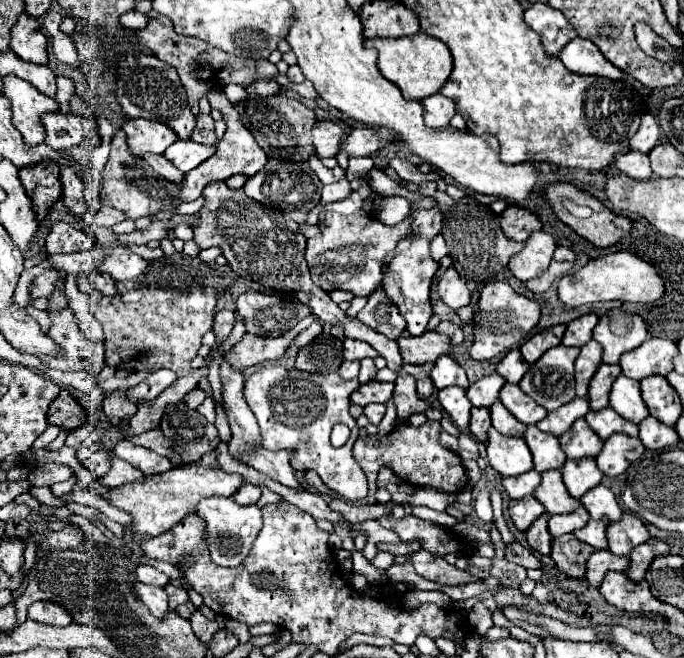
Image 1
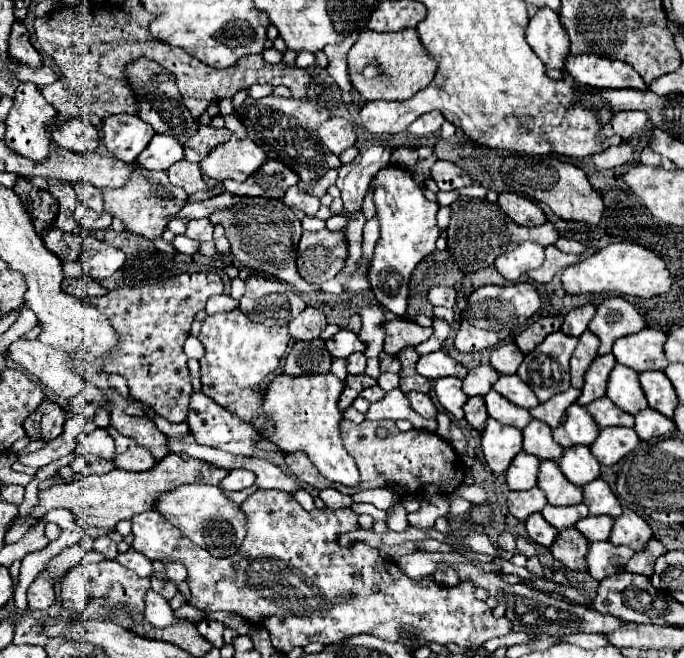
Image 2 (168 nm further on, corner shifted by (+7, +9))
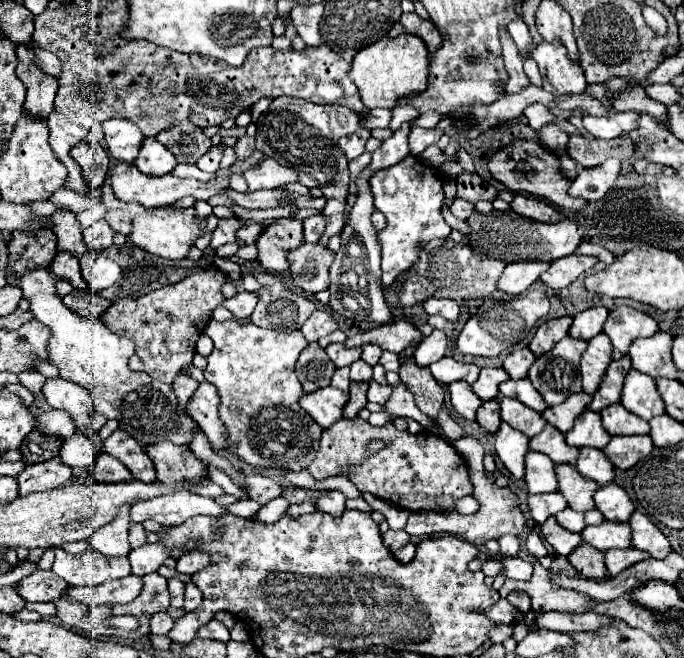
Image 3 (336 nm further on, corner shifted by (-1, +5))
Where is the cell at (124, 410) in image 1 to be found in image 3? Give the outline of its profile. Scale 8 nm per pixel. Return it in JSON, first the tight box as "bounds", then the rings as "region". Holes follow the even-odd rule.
{"bounds":[144,440,206,484],"region":[[[162,440],[144,446],[144,450],[154,460],[158,480],[166,484],[178,480],[200,480],[202,476],[206,476],[204,464],[188,446],[176,446],[170,440]]]}

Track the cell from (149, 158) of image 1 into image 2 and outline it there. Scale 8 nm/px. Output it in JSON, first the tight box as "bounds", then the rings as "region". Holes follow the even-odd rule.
{"bounds":[168,160,210,194],"region":[[[180,160],[174,166],[170,166],[168,176],[174,186],[182,186],[188,194],[198,192],[198,190],[210,190],[208,182],[200,174],[200,168],[196,164],[186,162],[186,160]]]}

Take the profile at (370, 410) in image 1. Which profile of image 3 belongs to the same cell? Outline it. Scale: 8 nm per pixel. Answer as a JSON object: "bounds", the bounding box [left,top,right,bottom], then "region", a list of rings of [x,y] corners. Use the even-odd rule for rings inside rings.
{"bounds":[368,382,392,404],"region":[[[370,382],[370,388],[368,388],[368,402],[376,402],[376,404],[386,404],[390,400],[390,394],[392,394],[392,386],[386,384],[386,386],[380,386],[378,382]]]}

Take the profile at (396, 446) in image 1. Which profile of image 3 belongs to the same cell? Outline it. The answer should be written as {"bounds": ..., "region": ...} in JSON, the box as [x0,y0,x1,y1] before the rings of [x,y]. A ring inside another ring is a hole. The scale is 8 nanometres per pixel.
{"bounds":[306,418,472,512],"region":[[[362,418],[338,420],[332,428],[322,432],[320,450],[306,470],[314,480],[346,476],[360,492],[370,492],[398,508],[412,512],[452,510],[454,500],[472,494],[468,464],[448,440],[432,432],[410,434],[406,430],[398,430],[392,422],[376,428]],[[374,440],[386,440],[390,444],[384,450],[370,454],[368,444]]]}

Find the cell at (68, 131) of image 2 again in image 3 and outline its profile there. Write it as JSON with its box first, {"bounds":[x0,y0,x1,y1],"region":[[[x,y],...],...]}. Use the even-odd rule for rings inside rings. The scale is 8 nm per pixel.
{"bounds":[70,140,110,188],"region":[[[82,140],[80,144],[74,146],[74,150],[70,154],[82,166],[82,174],[84,174],[88,186],[100,188],[106,178],[106,170],[108,170],[108,162],[110,162],[106,150],[102,146],[92,146],[88,140]]]}

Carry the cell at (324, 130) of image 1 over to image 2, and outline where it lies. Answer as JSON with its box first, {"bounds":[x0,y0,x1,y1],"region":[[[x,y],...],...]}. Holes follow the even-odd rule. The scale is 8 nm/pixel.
{"bounds":[318,118,356,156],"region":[[[330,118],[328,122],[320,124],[318,136],[326,144],[326,148],[336,156],[340,156],[346,148],[350,148],[356,142],[354,126],[346,118]]]}

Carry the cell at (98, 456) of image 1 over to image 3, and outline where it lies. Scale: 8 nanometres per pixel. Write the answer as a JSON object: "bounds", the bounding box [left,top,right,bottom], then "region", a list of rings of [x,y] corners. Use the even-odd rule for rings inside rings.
{"bounds":[92,454,130,482],"region":[[[100,454],[96,458],[96,466],[92,472],[94,480],[102,480],[102,482],[118,482],[118,480],[130,480],[130,472],[114,458],[110,458],[110,454]]]}

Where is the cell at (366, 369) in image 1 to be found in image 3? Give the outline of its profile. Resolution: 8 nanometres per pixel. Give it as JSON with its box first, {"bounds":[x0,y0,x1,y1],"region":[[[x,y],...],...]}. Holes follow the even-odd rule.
{"bounds":[350,360,372,382],"region":[[[356,360],[350,366],[350,380],[354,380],[354,382],[370,382],[372,380],[372,366],[366,364],[364,360]]]}

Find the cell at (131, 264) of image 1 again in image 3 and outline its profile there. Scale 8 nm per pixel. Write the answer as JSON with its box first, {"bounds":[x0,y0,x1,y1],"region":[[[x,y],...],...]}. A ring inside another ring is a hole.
{"bounds":[80,252,120,292],"region":[[[86,252],[80,258],[82,276],[92,292],[100,292],[112,286],[120,278],[120,266],[108,258],[104,252]]]}

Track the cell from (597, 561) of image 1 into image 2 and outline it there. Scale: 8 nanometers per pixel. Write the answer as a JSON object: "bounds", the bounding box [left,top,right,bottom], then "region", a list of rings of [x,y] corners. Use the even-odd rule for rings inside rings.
{"bounds":[588,542,634,580],"region":[[[592,542],[588,552],[588,572],[596,580],[604,580],[616,572],[620,572],[626,562],[634,556],[632,548],[614,546],[610,542]]]}

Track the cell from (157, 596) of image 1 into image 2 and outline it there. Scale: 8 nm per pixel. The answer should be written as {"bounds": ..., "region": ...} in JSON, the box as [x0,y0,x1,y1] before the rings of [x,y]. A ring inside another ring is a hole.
{"bounds":[144,590,178,628],"region":[[[148,590],[148,594],[146,594],[146,612],[144,612],[144,616],[156,628],[168,628],[168,626],[178,624],[170,604],[160,594],[156,594],[154,590]]]}

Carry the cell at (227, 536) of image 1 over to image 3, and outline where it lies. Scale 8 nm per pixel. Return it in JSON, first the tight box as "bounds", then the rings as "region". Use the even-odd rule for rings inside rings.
{"bounds":[130,490,228,526],"region":[[[180,490],[180,492],[156,496],[138,506],[134,504],[134,508],[130,510],[130,522],[136,524],[142,520],[154,520],[162,526],[178,526],[186,522],[186,518],[192,518],[196,514],[224,516],[228,512],[226,508],[216,504],[214,498],[204,498],[190,490]]]}

